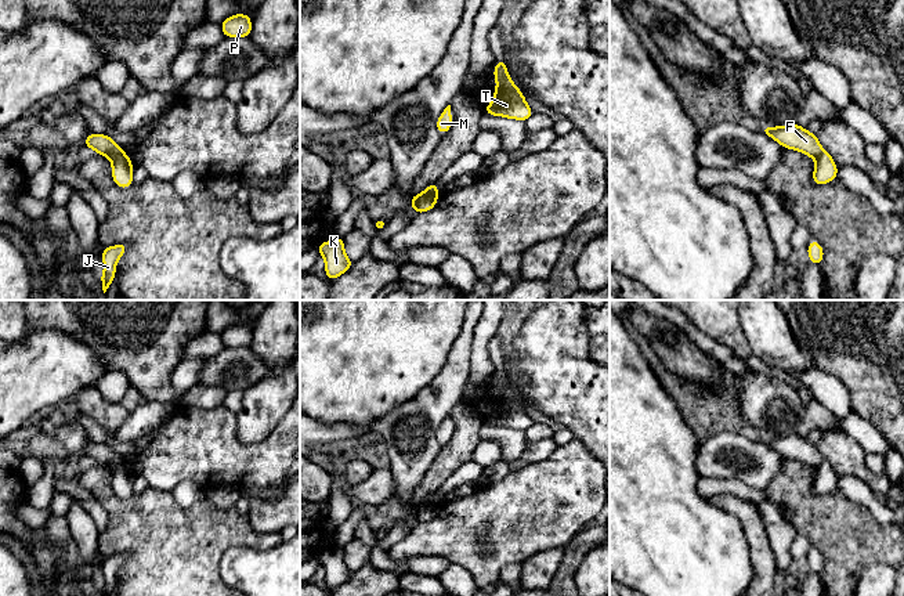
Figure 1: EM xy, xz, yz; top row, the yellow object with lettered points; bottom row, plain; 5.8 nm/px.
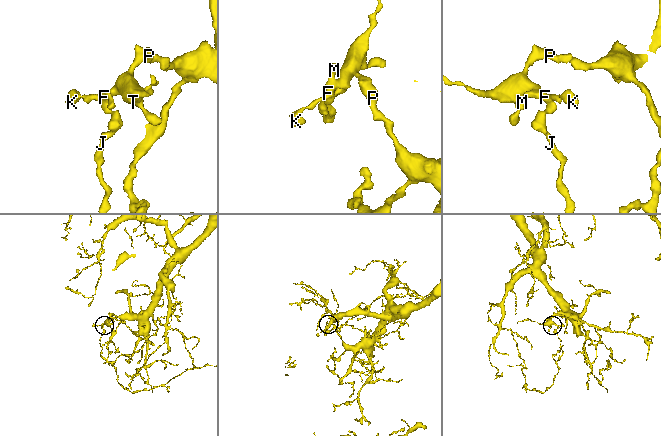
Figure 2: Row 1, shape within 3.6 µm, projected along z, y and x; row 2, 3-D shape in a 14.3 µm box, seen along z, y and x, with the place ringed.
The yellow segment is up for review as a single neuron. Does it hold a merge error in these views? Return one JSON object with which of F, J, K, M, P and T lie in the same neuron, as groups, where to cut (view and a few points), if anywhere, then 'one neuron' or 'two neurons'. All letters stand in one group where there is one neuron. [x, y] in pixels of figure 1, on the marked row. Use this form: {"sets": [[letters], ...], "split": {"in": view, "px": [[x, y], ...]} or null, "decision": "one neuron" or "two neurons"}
{"sets": [["F", "K", "M", "P", "T"], ["J"]], "split": {"in": "xz", "px": [[437, 192], [431, 198], [419, 201], [412, 208]]}, "decision": "two neurons"}

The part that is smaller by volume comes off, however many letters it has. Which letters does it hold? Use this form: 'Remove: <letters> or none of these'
Remove: J

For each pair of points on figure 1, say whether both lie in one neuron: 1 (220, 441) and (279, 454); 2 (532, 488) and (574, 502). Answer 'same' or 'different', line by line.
1: same
2: same

